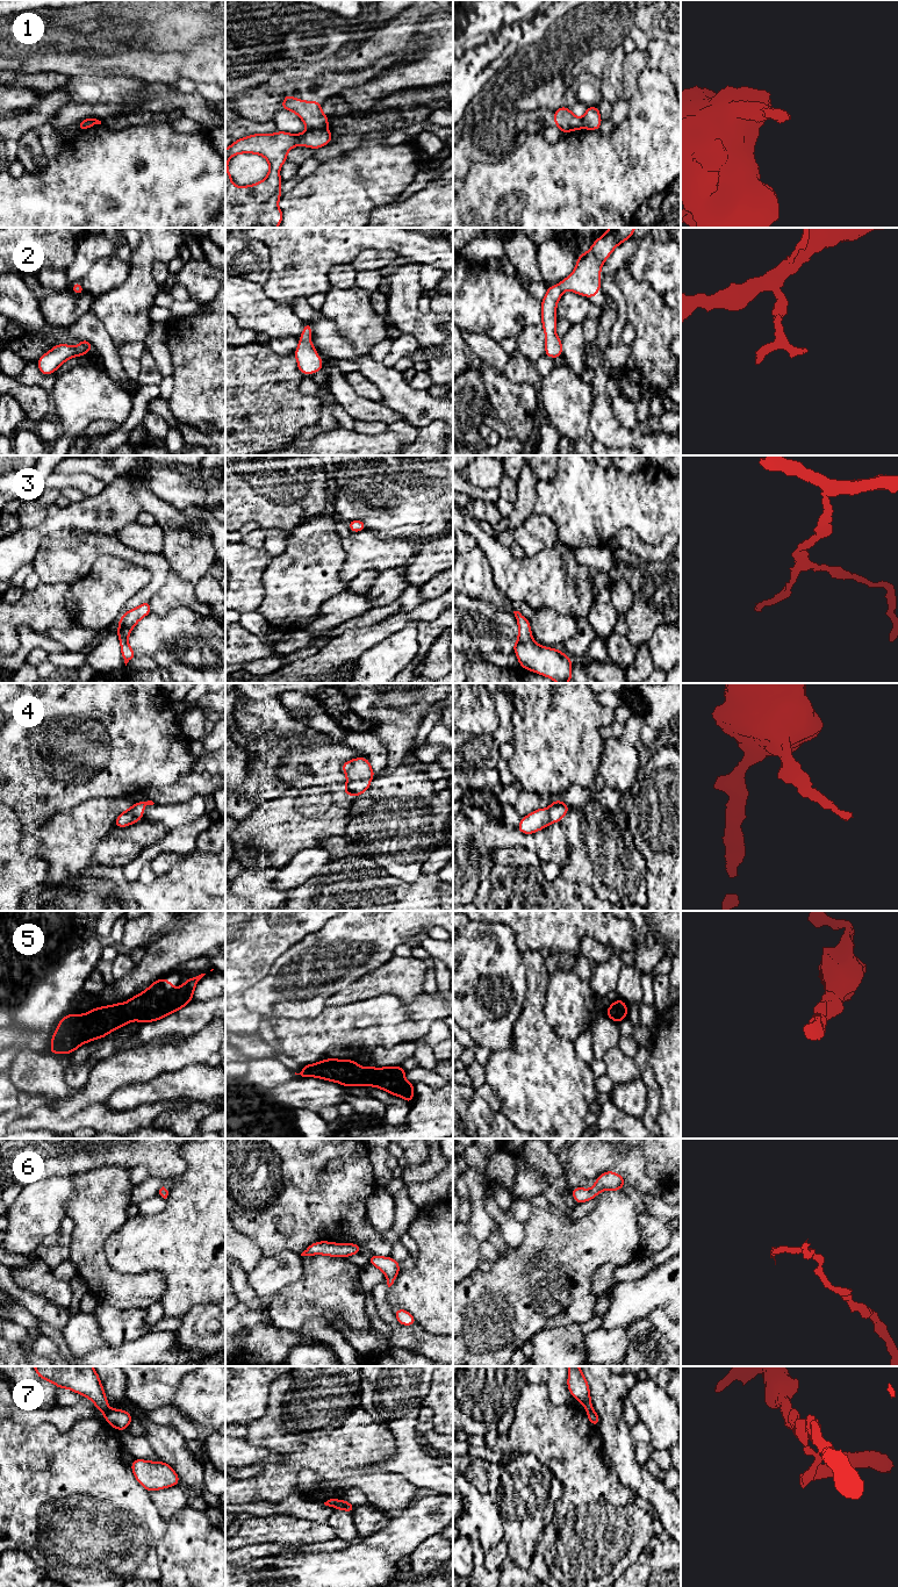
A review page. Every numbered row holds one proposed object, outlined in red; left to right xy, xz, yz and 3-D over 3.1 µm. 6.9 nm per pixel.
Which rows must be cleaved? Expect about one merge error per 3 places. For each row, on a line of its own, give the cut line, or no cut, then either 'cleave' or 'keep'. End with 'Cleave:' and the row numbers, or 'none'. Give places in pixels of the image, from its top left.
1: xz (324, 127), (308, 130) | cleave
2: no cut | keep
3: no cut | keep
4: no cut | keep
5: no cut | keep
6: no cut | keep
7: xz (338, 1500), (333, 1507) | cleave
Cleave: 1, 7

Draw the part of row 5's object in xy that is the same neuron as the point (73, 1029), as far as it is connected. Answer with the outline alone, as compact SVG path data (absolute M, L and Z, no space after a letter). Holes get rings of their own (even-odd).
M201 974L196 977L191 977L178 989L172 986L171 981L160 978L153 982L144 992L135 994L127 1003L96 1007L86 1014L66 1014L58 1022L58 1027L51 1037L51 1048L49 1053L71 1054L81 1044L95 1039L102 1039L115 1029L130 1024L132 1020L137 1020L142 1024L160 1020L192 1001L194 989L204 975L206 974Z

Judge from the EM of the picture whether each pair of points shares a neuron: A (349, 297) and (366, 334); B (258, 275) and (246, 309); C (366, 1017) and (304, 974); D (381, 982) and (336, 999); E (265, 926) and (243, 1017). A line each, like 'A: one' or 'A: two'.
A: one
B: two
C: two
D: one
E: one

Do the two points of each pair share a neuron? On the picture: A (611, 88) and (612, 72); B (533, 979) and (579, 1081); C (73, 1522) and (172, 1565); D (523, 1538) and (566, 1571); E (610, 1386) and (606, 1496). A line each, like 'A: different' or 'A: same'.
A: same
B: same
C: different
D: different
E: different

